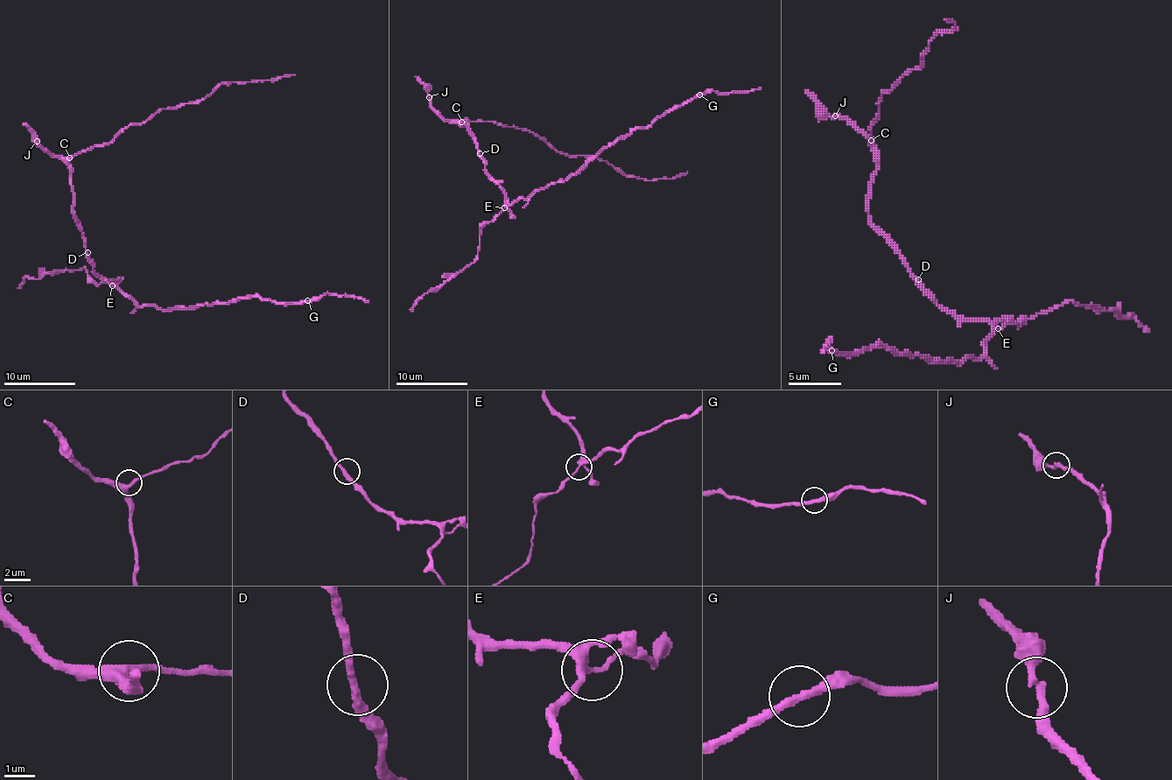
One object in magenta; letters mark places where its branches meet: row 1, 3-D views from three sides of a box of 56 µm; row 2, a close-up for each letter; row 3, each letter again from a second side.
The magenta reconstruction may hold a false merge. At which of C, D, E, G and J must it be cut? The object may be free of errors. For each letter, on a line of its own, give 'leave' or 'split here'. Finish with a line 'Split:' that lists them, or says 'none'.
C: leave
D: leave
E: leave
G: leave
J: leave
Split: none

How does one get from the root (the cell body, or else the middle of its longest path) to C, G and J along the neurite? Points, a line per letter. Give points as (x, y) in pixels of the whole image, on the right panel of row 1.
C: (915, 282), (915, 277), (900, 250), (871, 221), (868, 214), (868, 182), (876, 169), (876, 148), (871, 140)
G: (915, 282), (939, 305), (992, 326), (979, 358), (934, 363), (881, 345), (858, 353), (831, 350)
J: (915, 282), (900, 250), (871, 221), (868, 214), (868, 182), (876, 169), (873, 145), (847, 119), (834, 116)

